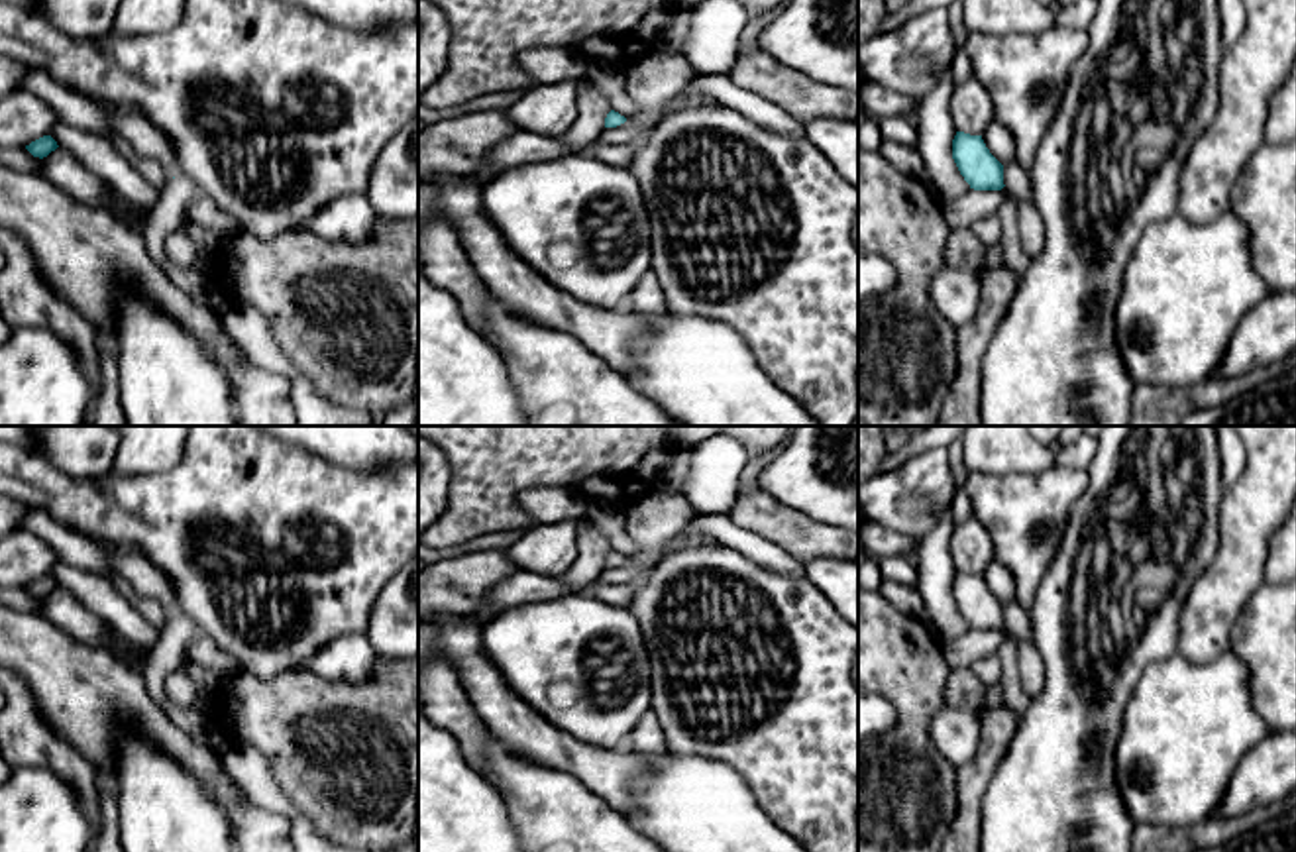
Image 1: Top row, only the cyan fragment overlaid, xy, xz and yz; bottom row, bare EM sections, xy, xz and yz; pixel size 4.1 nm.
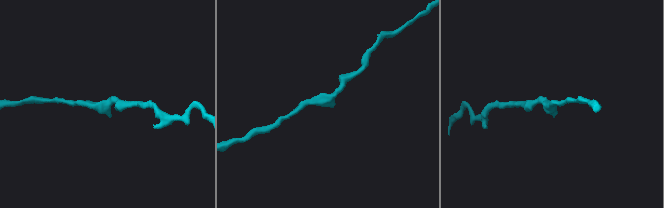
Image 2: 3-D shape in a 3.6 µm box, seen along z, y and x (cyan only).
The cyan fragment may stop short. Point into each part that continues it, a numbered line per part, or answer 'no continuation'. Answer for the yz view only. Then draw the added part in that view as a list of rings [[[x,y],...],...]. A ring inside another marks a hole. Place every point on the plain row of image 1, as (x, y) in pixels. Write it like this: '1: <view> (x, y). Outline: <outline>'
no continuation

